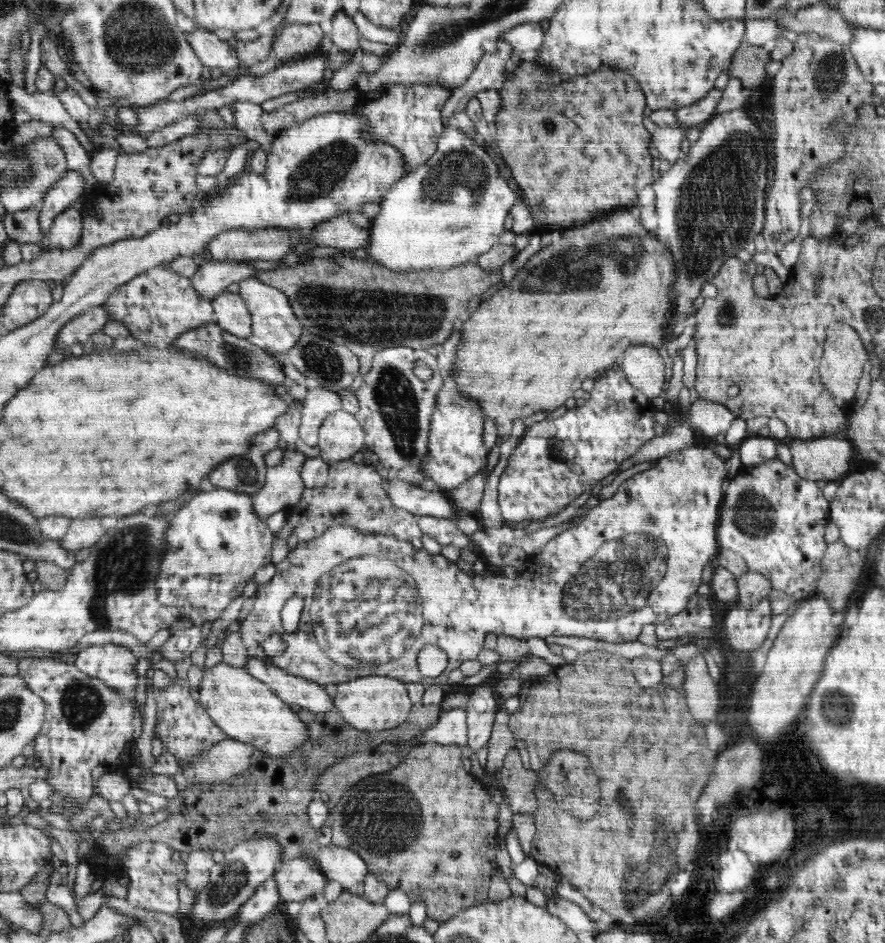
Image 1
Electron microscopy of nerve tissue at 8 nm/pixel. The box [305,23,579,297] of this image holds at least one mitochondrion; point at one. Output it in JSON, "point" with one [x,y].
{"point":[458,178]}

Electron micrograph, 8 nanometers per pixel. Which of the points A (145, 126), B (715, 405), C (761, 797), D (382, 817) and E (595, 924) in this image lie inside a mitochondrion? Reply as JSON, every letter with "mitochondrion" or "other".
{"A":"other","B":"other","C":"other","D":"mitochondrion","E":"other"}

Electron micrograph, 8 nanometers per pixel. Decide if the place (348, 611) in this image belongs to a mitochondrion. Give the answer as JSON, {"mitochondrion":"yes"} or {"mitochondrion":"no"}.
{"mitochondrion":"yes"}

